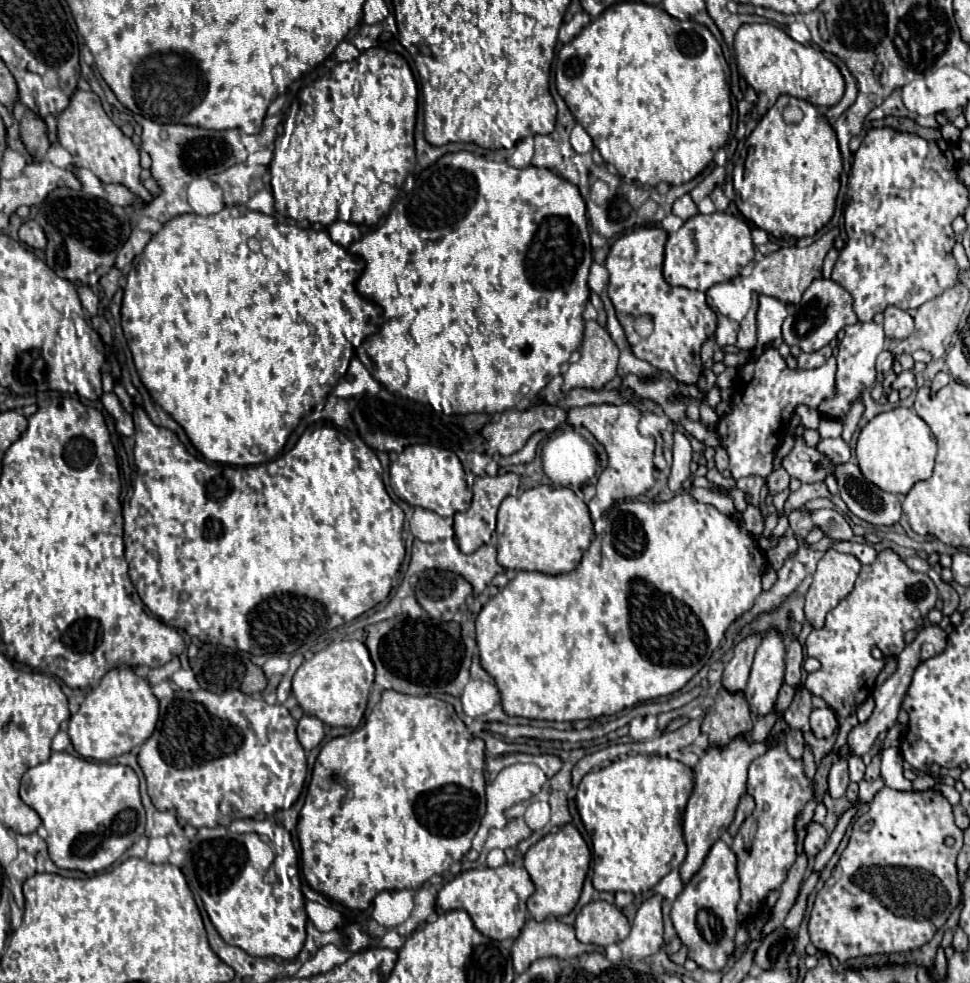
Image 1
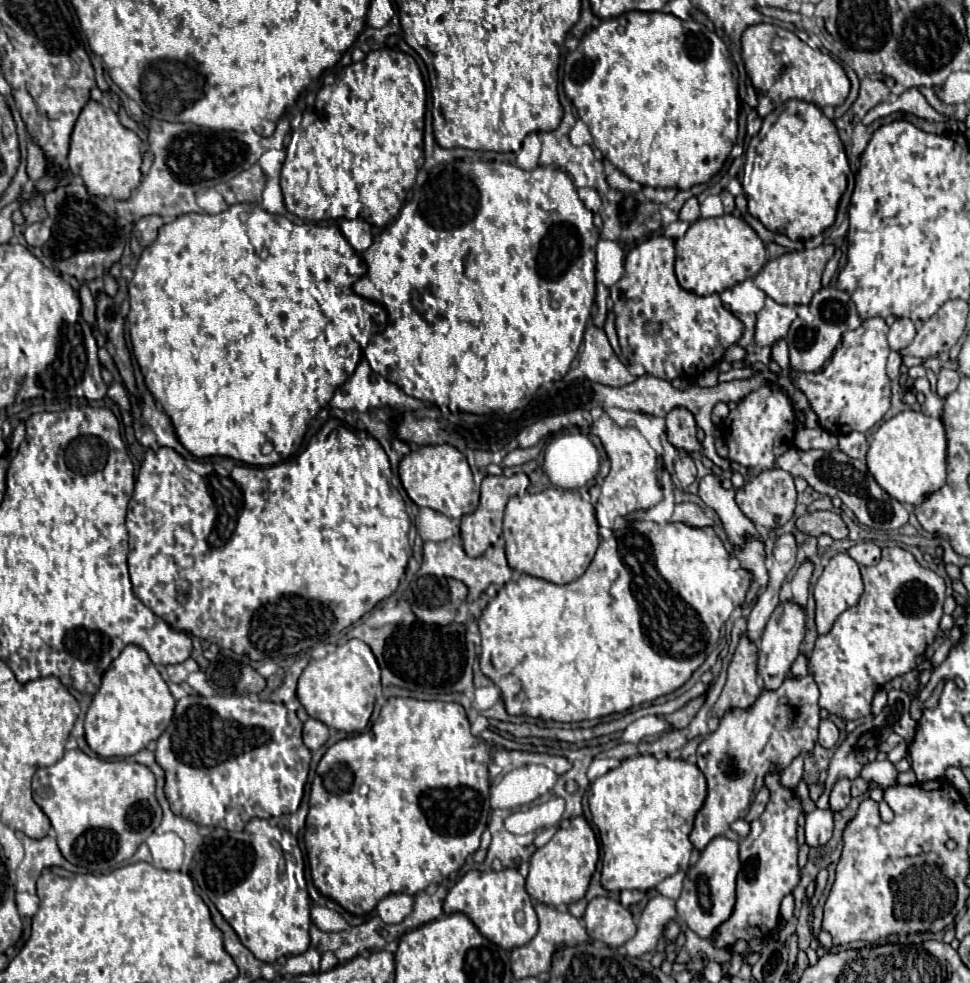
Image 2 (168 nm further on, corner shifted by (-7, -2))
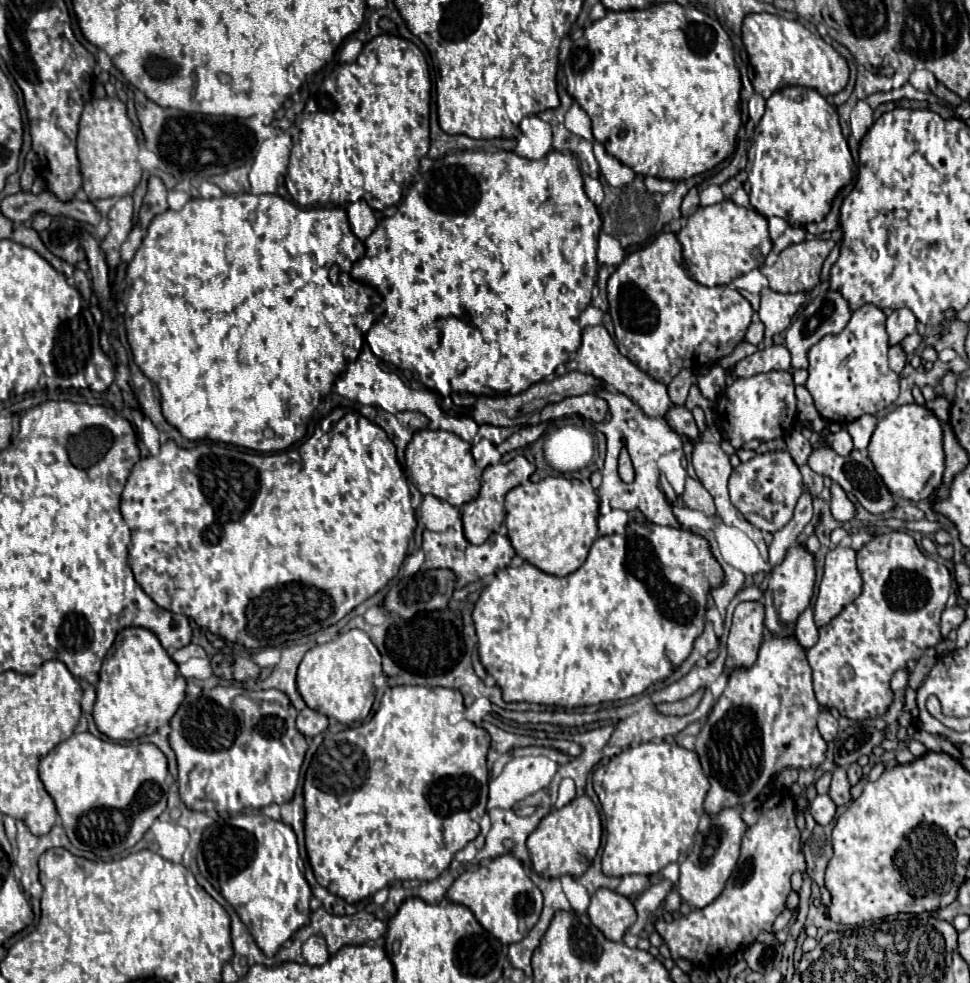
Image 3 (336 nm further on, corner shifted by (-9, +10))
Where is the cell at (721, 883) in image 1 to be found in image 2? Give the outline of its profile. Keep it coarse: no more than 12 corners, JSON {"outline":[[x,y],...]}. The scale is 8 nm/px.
{"outline":[[716,837],[676,901],[680,919],[712,939],[730,919],[738,843]]}

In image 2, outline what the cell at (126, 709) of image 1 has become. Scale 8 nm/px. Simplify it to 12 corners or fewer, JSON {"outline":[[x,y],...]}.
{"outline":[[128,645],[86,711],[86,743],[128,757],[172,721],[174,697]]}

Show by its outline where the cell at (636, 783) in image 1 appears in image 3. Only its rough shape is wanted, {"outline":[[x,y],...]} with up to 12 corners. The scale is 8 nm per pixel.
{"outline":[[632,745],[592,783],[604,875],[688,853],[710,789],[694,751]]}

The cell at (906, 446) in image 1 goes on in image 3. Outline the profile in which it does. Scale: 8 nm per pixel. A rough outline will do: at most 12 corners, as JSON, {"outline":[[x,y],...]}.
{"outline":[[916,403],[878,425],[868,453],[892,495],[942,481],[938,417]]}

